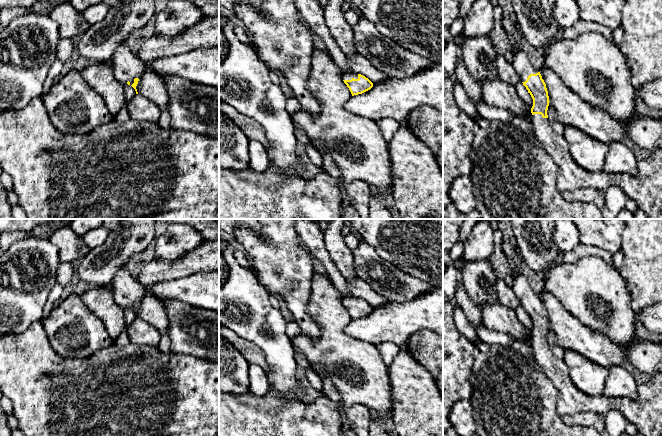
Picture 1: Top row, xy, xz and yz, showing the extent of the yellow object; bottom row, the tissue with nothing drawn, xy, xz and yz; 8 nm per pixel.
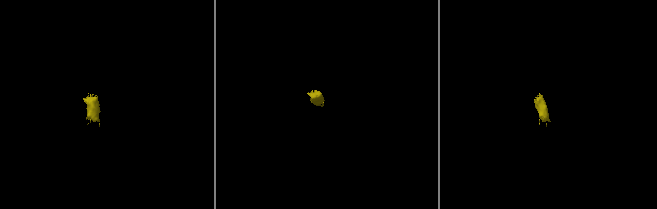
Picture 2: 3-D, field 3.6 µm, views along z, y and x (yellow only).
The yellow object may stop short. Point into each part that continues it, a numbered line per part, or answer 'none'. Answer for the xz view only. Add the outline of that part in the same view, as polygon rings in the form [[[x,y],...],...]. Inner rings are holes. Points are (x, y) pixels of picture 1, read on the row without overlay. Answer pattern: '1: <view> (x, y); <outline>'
1: xz (346, 299); [[[343,295],[343,298],[342,298],[342,303],[343,304],[351,304],[352,302],[358,303],[358,298],[356,298],[354,296]]]

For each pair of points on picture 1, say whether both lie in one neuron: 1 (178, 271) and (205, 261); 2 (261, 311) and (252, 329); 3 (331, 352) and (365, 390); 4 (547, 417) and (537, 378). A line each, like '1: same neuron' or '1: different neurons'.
1: same neuron
2: same neuron
3: same neuron
4: same neuron

